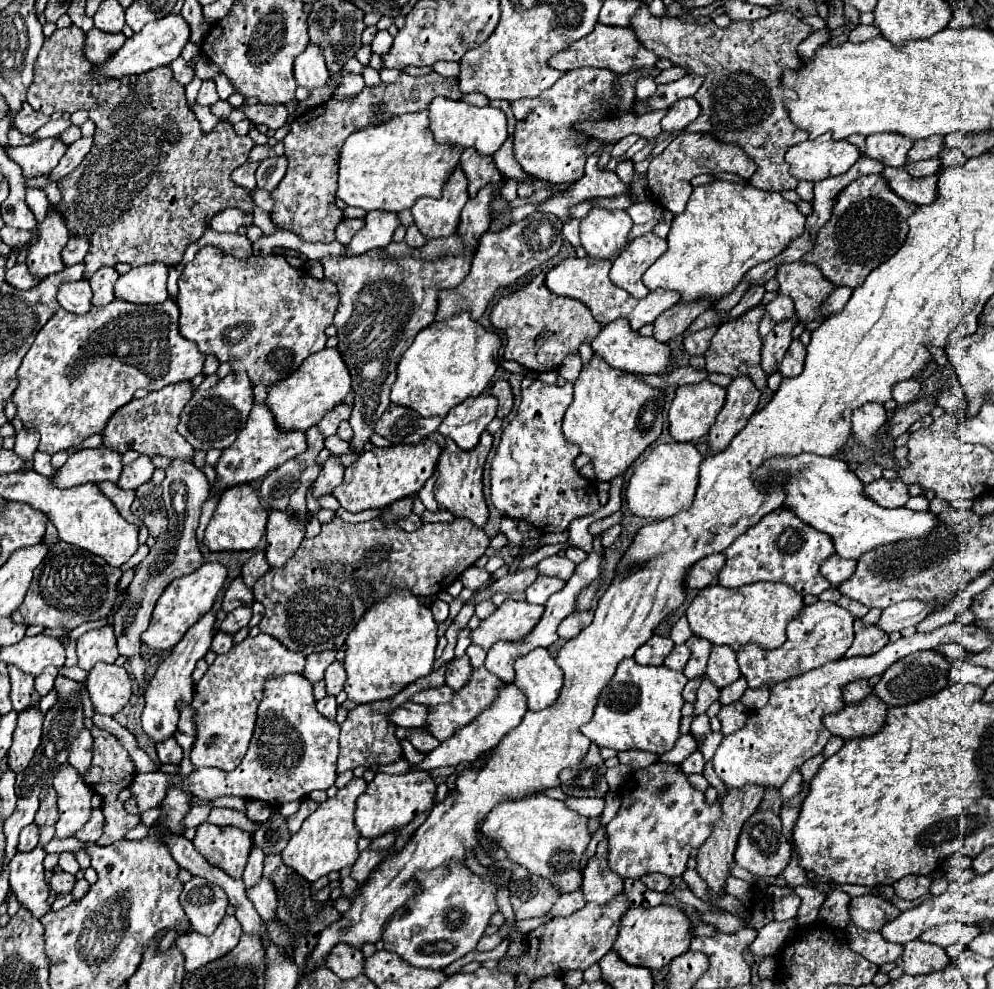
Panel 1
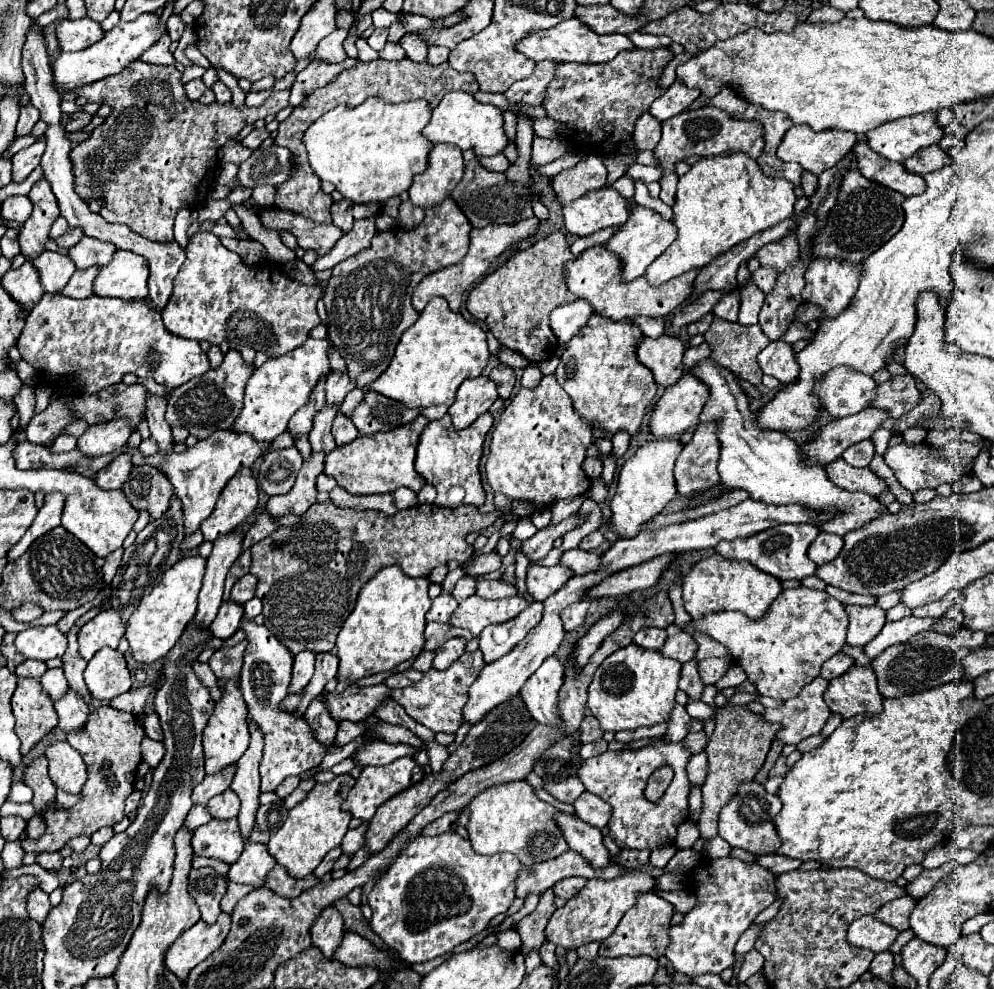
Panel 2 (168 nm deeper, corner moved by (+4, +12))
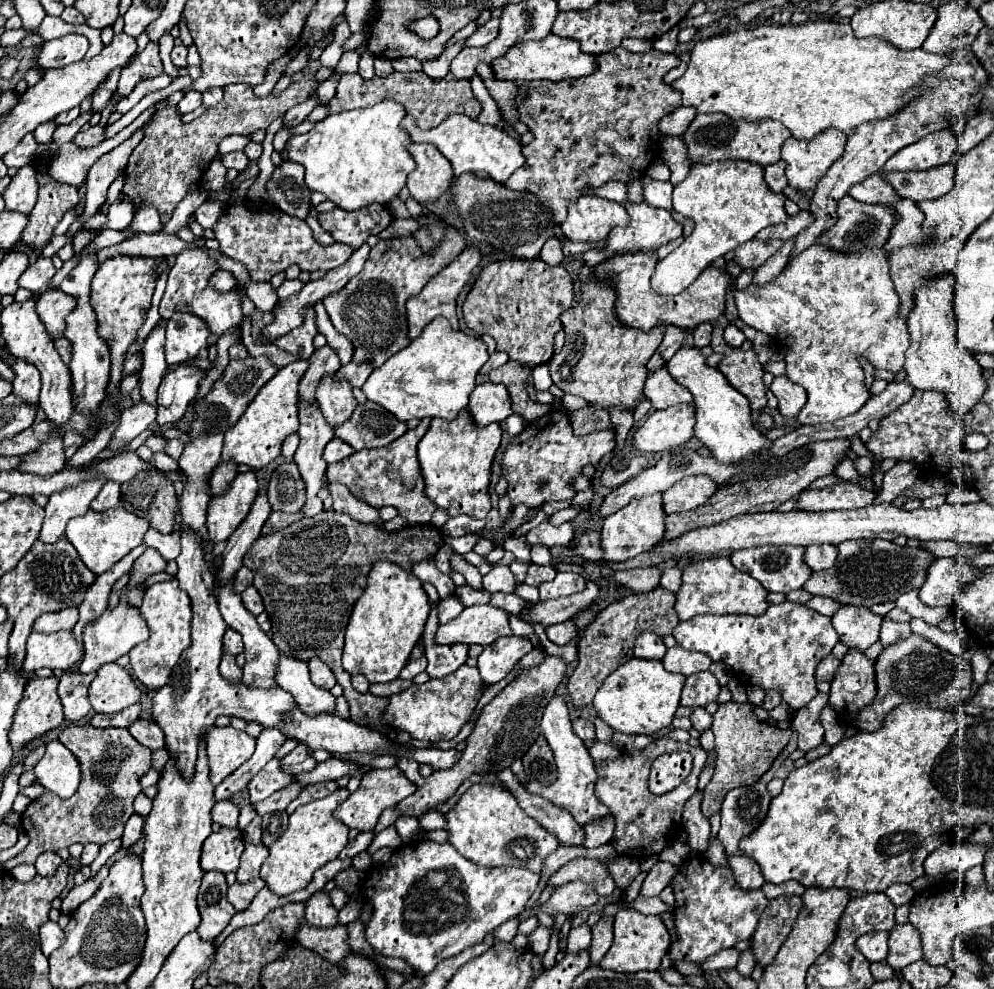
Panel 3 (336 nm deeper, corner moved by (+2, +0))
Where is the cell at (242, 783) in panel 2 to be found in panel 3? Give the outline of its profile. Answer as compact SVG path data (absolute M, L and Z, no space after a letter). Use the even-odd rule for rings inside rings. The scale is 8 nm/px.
M222 653L222 659L220 659L220 673L222 673L222 677L232 679L232 681L242 679L242 669L236 665L234 657L226 655L226 653Z

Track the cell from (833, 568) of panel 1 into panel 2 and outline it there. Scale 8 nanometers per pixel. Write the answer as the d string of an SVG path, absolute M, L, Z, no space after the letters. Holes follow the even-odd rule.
M820 533L816 537L816 541L810 545L808 557L816 565L824 565L824 563L834 561L838 557L838 553L840 553L842 547L844 547L842 537L836 537L836 535L830 535L830 533Z

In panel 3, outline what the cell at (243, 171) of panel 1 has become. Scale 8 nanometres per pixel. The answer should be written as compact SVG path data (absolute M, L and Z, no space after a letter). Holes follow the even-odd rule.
M234 151L234 153L226 153L222 155L222 165L226 169L236 169L236 171L244 171L248 167L248 157L242 151Z

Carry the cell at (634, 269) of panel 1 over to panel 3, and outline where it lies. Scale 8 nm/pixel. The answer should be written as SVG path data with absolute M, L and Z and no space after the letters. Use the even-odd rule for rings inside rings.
M646 201L642 203L626 203L624 205L628 215L630 215L630 223L626 227L618 227L618 229L612 229L612 233L608 235L608 247L606 251L596 251L596 249L590 249L586 253L580 255L580 259L590 265L590 267L596 267L598 263L602 263L606 259L606 253L610 251L636 251L636 249L642 249L642 251L656 251L660 245L666 245L668 241L676 239L682 235L682 225L678 221L674 221L672 213L668 209L658 209L658 207L650 207L646 205Z

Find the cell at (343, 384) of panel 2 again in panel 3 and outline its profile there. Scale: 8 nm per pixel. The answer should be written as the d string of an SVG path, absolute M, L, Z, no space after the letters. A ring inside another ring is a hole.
M350 361L340 367L338 377L348 379L352 383L352 387L362 387L364 381L368 379L368 375L372 373L372 369L374 369L374 365L370 365L370 361L364 361L362 365L358 365L356 361Z

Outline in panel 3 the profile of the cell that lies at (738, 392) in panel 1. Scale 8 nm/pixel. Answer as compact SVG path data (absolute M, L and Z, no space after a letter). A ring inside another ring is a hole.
M706 475L686 477L686 481L680 481L662 495L662 509L666 515L690 511L702 505L702 501L706 501L714 491L716 485Z

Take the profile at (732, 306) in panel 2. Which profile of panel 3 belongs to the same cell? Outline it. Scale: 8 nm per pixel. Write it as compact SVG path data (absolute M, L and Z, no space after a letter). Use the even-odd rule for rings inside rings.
M728 325L724 329L724 339L726 339L726 345L730 345L730 347L740 347L746 341L744 333L736 325Z

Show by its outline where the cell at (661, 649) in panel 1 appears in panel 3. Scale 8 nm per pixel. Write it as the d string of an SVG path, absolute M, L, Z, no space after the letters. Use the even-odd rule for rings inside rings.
M646 631L636 639L634 655L640 659L662 659L666 653L666 645L662 637L658 637L654 631Z

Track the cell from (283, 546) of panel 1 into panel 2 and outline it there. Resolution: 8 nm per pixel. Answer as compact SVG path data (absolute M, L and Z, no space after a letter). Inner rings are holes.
M312 453L312 457L308 461L304 461L298 477L296 477L296 483L294 487L286 493L286 495L274 495L268 499L268 505L266 505L266 511L274 517L274 519L280 519L284 515L304 515L308 511L308 507L312 503L316 503L316 477L322 473L324 469L324 453Z

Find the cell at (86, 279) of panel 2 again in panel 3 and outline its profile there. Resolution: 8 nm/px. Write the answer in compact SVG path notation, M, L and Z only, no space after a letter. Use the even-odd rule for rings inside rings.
M54 289L50 293L42 293L36 299L38 317L46 325L46 331L52 341L54 341L54 337L64 335L64 327L66 327L64 319L66 319L66 315L70 315L74 305L76 305L76 301L72 297L68 297L66 293L62 293L60 289Z

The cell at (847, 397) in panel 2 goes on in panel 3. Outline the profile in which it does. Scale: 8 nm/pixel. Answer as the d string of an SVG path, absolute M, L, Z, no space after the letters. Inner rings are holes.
M814 243L794 255L774 281L762 287L752 283L746 289L736 291L734 301L744 325L766 333L778 347L788 349L784 357L786 377L792 383L802 385L808 393L808 401L796 417L802 425L828 423L848 417L866 403L871 394L864 383L864 371L858 361L860 355L876 370L889 370L896 374L903 369L910 337L906 321L898 315L900 297L890 279L890 265L882 249L840 253Z

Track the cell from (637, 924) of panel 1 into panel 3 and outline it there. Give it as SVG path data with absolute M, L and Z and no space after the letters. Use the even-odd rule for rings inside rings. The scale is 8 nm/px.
M620 909L614 915L614 941L606 957L598 963L602 969L612 969L620 973L638 973L638 971L656 971L662 957L670 947L670 933L658 915L644 915L632 909Z

